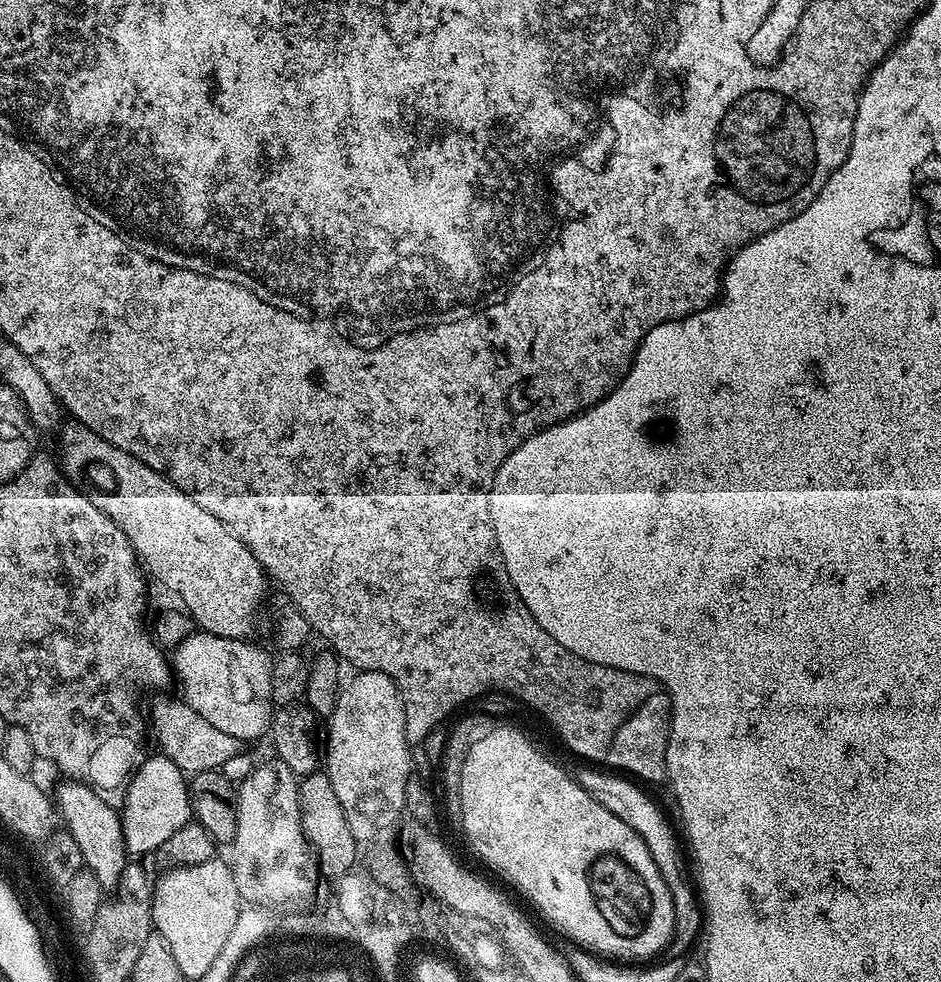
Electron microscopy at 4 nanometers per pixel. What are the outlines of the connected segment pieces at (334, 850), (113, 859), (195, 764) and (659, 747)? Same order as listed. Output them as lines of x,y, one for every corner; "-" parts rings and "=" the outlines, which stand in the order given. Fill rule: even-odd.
327,771
312,772
299,781
299,786
300,828
318,861
319,875
324,880
336,880
355,866
358,841
350,834
350,822
346,822
346,814
342,814
342,802
338,802
338,794
334,794
=
65,779
64,784
54,792
54,804
58,809
58,816
64,819
63,827
78,842
78,850
82,850
84,867
98,878
98,882
105,890
115,889
122,878
124,867
130,862
130,853
124,841
124,831
120,821
120,812
107,804
105,797
96,792
88,784
77,780
=
164,696
153,702
150,732
156,735
156,744
160,747
157,749
186,774
220,770
225,762
242,752
242,742
234,738
234,734
225,734
223,730
210,726
210,722
206,722
198,710
180,698
171,700
=
654,690
650,698
646,698
646,702
642,702
642,706
638,706
638,710
634,710
634,714
630,714
630,718
622,722
622,726
618,726
610,742
610,750
606,757
607,767
619,770
640,782
649,780
652,784
663,785
668,774
666,750
671,729
672,699
665,691

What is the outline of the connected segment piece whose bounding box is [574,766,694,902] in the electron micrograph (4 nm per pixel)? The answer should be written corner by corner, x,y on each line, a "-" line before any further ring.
584,767
588,768
582,769
580,773
575,773
574,779
599,804
606,806
606,810
610,810
610,814
622,818
622,822
626,822
626,826
630,826
630,830
634,830
634,834
638,834
642,838
642,842
646,842
646,850
650,850
650,858
654,858
654,866
658,866
673,901
681,902
680,900
688,900
691,896
694,896
693,885
692,888
688,885
688,880
684,877
684,868
680,865
680,844
676,841
676,832
672,829
671,822
664,817
663,810
640,789
643,787
639,783
633,782
623,775
613,774
608,770
595,772
592,769
595,767

